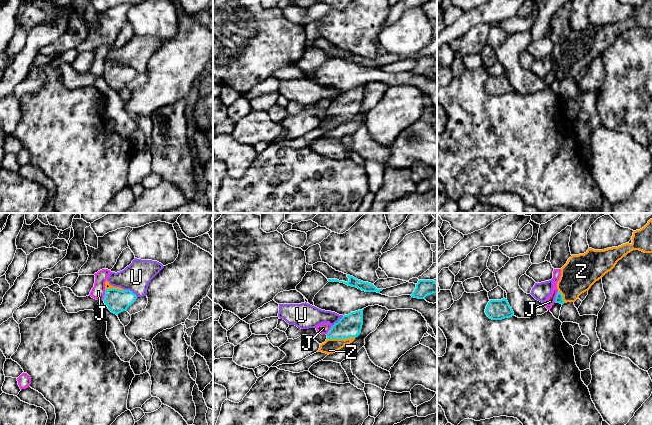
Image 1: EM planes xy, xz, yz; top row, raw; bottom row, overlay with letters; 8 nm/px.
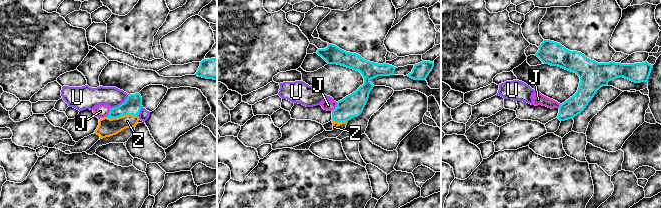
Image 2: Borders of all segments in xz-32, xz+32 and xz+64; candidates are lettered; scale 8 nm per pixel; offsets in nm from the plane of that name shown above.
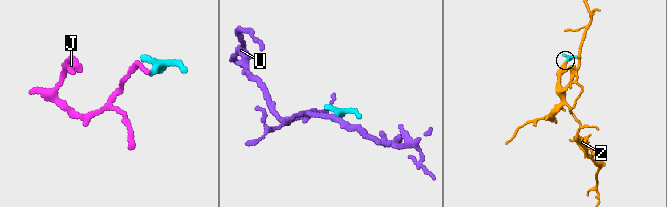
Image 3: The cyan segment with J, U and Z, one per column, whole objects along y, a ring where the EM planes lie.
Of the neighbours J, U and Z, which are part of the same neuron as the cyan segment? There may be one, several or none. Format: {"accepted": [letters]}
{"accepted": ["Z"]}

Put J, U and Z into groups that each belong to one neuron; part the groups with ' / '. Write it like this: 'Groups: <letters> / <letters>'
Groups: J / U / Z

